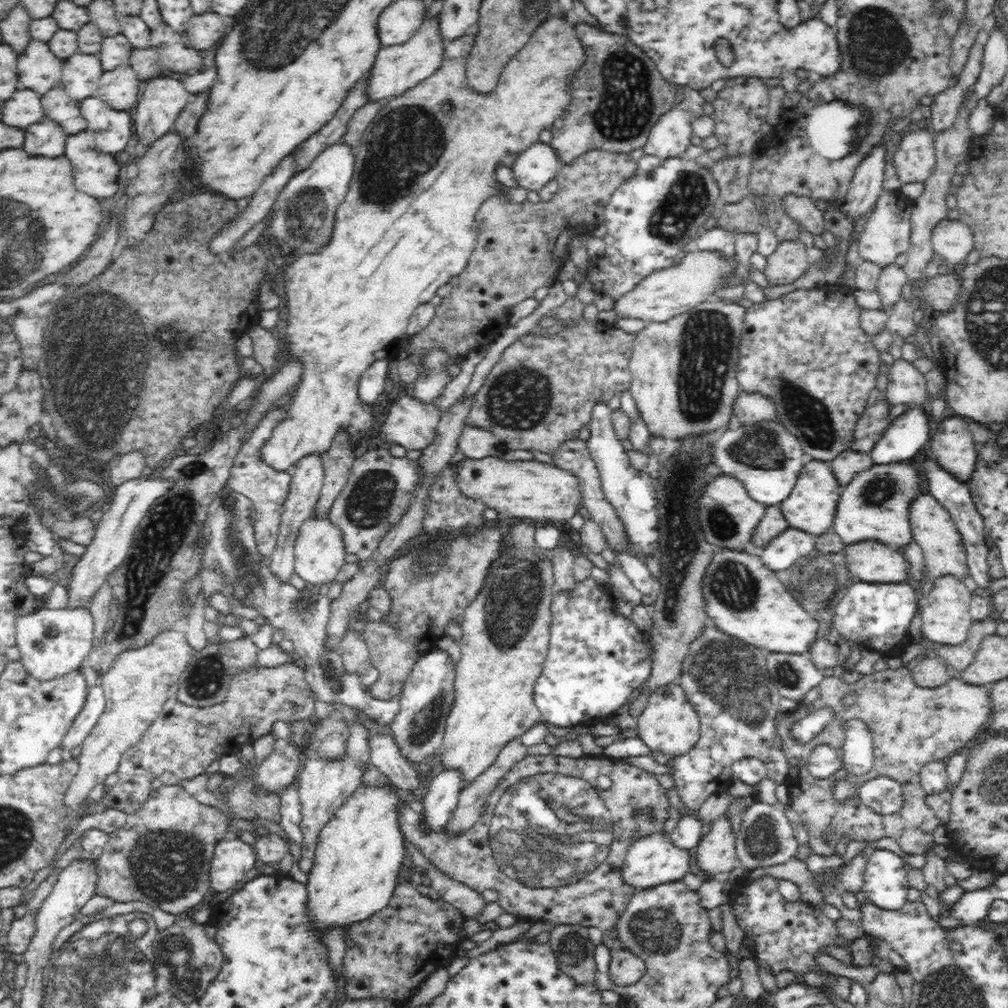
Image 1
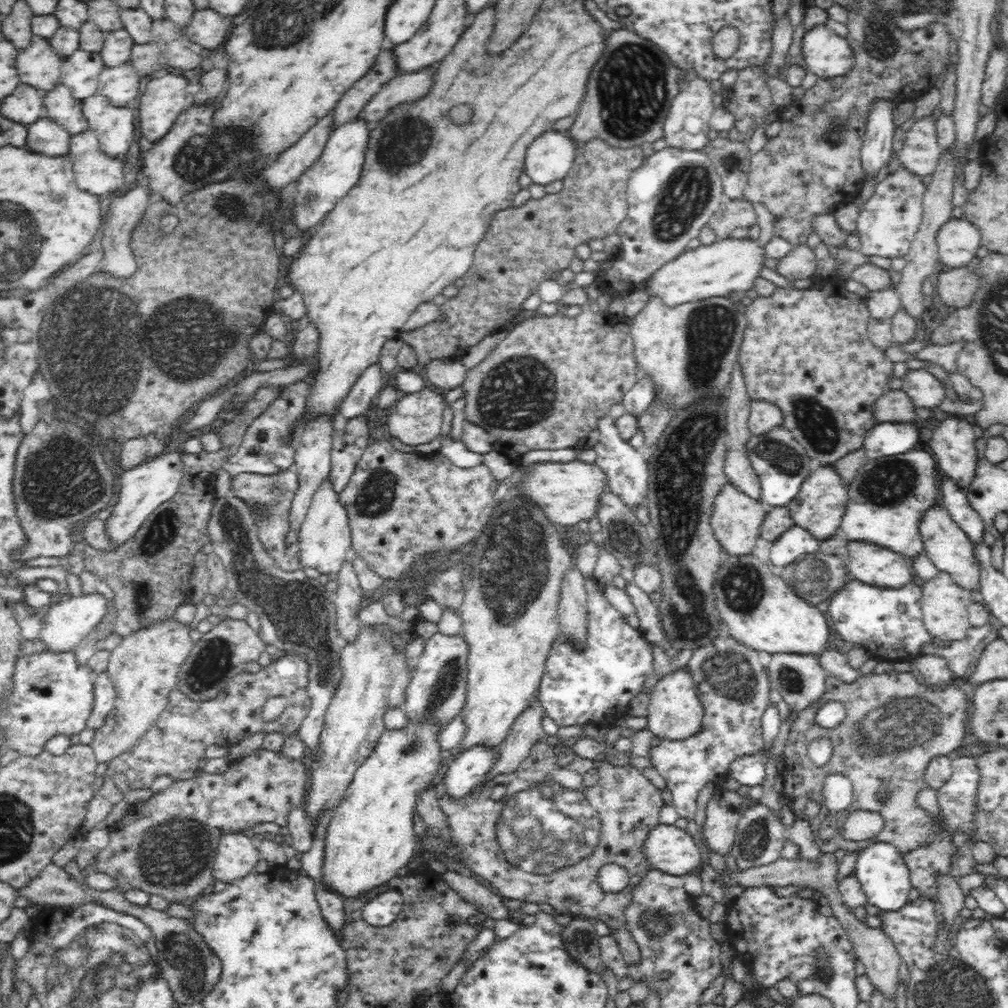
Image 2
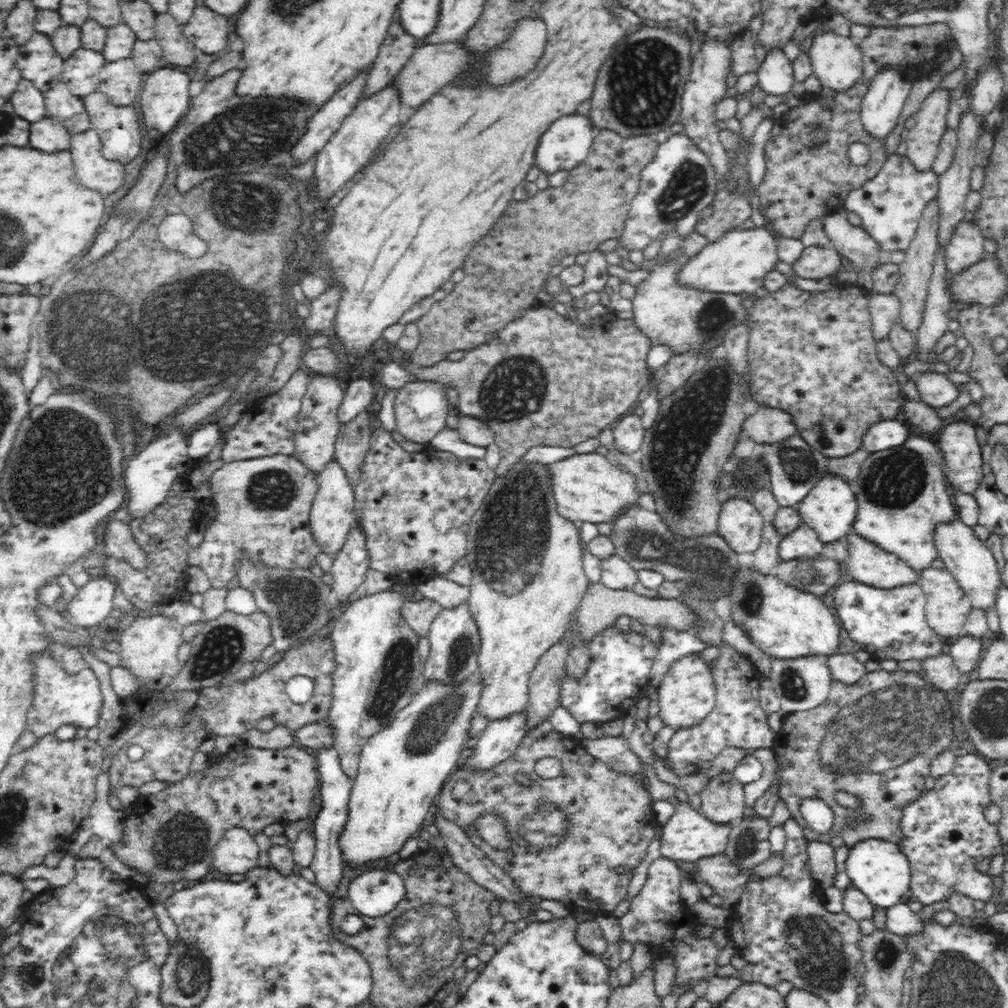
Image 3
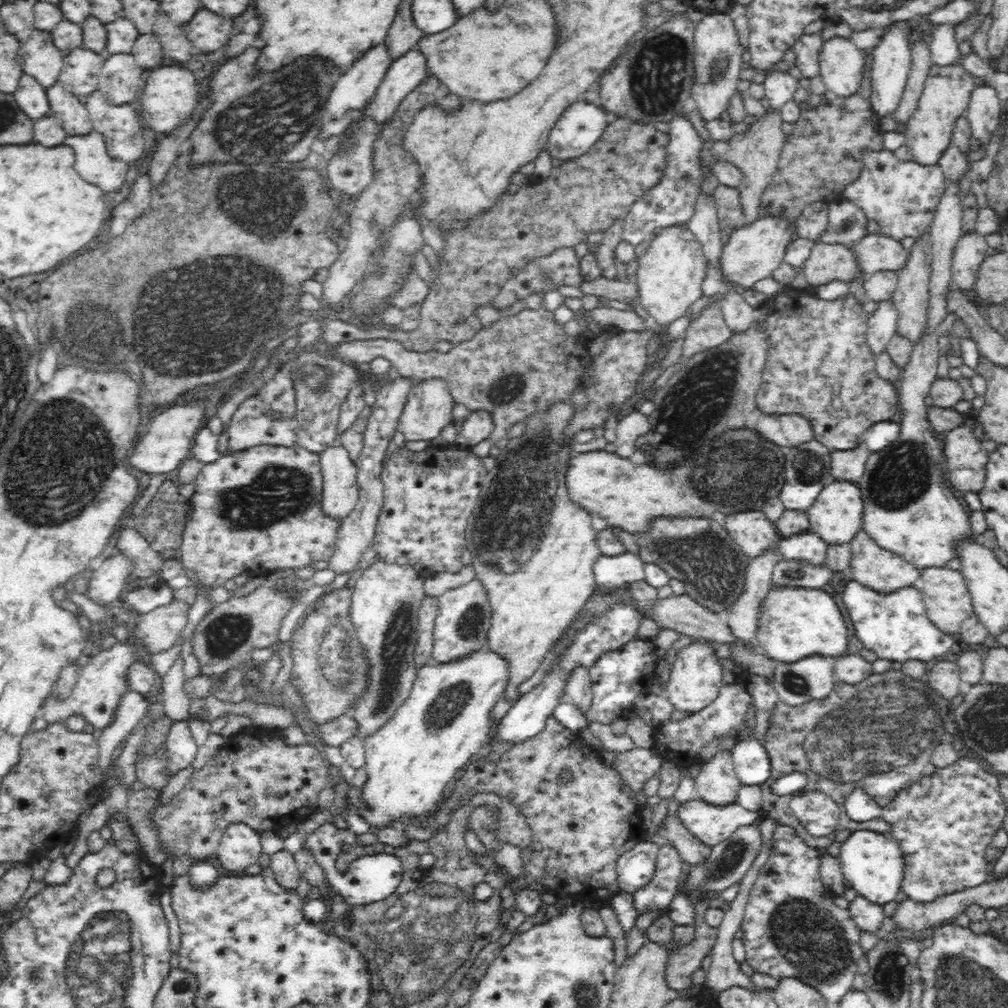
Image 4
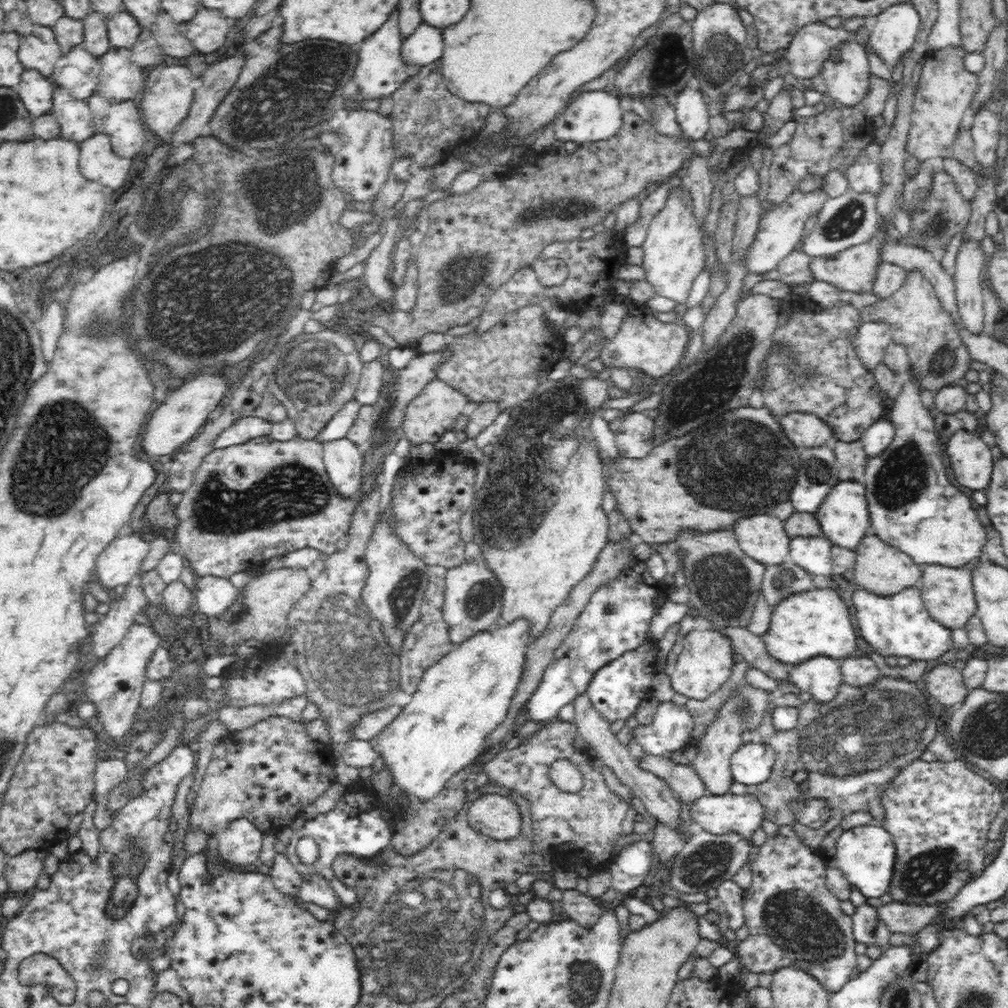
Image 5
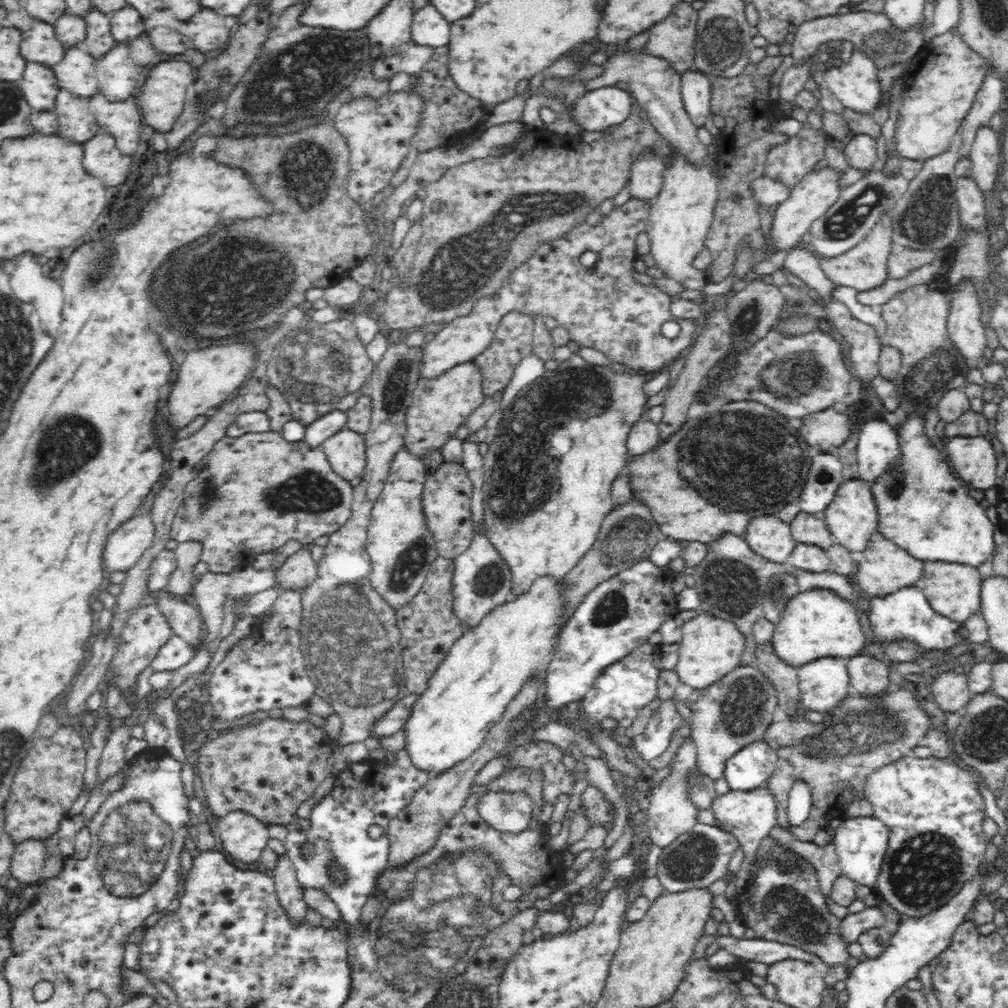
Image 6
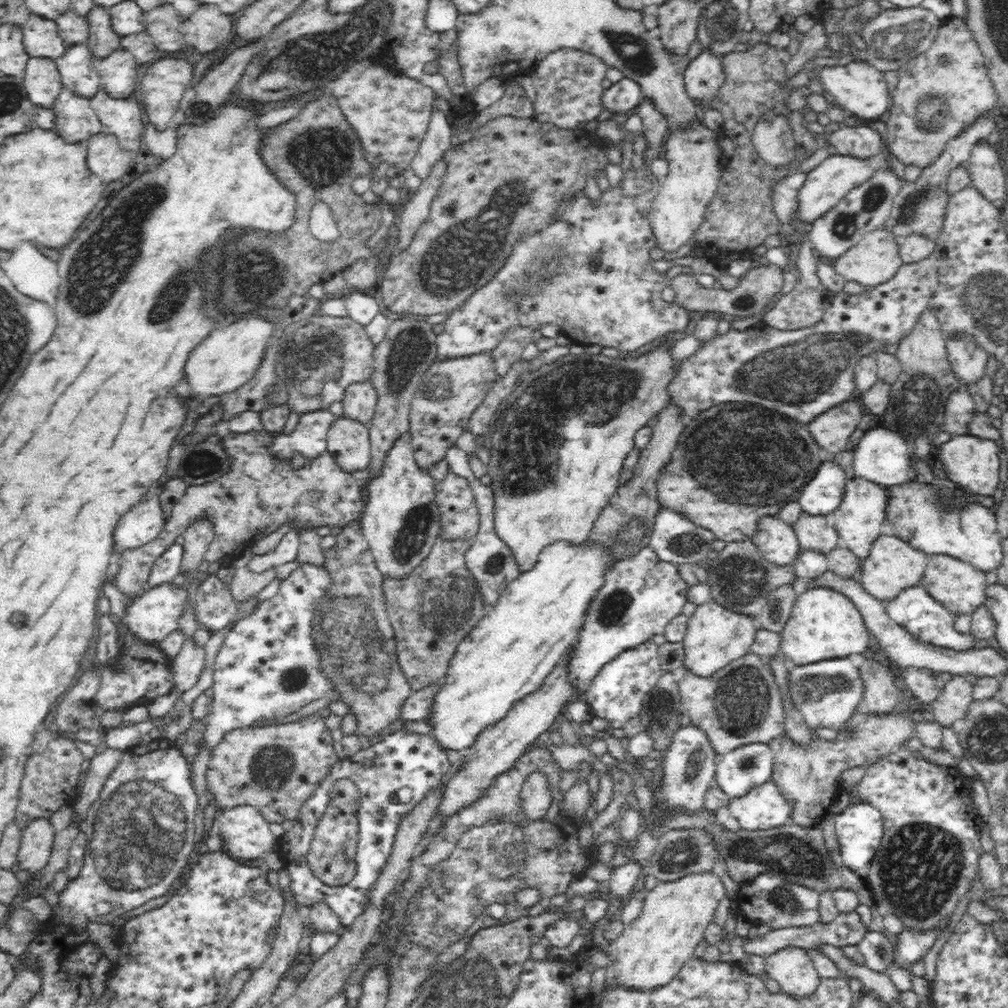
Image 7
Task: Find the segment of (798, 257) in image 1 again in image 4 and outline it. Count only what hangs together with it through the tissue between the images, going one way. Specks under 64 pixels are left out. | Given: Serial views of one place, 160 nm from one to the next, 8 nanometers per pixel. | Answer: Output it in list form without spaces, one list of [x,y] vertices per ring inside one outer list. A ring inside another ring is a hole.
[[[818,243],[812,248],[808,260],[802,266],[809,285],[830,284],[834,280],[854,282],[865,279],[858,266],[858,253],[845,244]]]

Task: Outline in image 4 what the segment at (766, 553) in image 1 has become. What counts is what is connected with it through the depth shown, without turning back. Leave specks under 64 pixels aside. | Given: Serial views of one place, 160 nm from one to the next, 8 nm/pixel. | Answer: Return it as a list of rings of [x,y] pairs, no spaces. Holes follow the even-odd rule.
[[[812,532],[784,537],[779,546],[783,559],[808,563],[812,567],[826,566],[829,551],[830,545]]]

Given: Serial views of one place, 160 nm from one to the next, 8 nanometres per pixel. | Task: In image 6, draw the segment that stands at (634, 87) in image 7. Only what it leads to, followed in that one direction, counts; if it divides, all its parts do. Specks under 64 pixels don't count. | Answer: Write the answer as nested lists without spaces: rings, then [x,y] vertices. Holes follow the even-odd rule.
[[[605,87],[588,92],[576,102],[572,119],[582,130],[602,132],[623,123],[631,114],[634,101],[630,92],[617,87]]]

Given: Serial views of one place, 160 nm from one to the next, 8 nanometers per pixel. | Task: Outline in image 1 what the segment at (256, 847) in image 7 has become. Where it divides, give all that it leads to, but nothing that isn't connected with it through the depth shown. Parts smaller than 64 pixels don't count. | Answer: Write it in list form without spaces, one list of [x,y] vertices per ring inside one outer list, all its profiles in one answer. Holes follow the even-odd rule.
[[[236,837],[219,840],[210,864],[210,886],[213,892],[230,891],[255,867],[256,851],[252,844]]]

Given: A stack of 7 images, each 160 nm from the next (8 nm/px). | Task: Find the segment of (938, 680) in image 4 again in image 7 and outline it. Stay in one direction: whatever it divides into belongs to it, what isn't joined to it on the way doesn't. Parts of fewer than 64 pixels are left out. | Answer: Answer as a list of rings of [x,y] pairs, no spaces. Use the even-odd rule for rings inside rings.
[[[953,675],[944,684],[942,694],[933,702],[934,720],[944,728],[956,727],[966,718],[968,708],[975,701],[972,679],[963,675]]]

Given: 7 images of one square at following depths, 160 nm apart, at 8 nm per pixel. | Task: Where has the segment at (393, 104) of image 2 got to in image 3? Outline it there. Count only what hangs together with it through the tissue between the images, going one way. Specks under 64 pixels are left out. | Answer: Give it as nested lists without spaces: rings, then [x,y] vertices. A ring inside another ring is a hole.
[[[531,15],[530,18],[518,18],[506,40],[482,54],[470,50],[464,39],[454,39],[452,42],[422,42],[395,78],[401,88],[402,104],[417,108],[450,85],[458,89],[476,89],[478,86],[500,88],[522,81],[544,57],[547,37],[546,22]]]

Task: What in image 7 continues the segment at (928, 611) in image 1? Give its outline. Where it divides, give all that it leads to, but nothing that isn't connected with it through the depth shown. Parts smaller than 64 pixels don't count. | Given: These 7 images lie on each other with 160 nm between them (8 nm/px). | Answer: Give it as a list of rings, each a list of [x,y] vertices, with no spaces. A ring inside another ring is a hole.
[[[932,554],[929,556],[928,566],[920,585],[934,600],[941,602],[950,612],[956,614],[970,614],[978,606],[986,602],[986,573],[977,570],[972,564],[963,562],[946,554]]]

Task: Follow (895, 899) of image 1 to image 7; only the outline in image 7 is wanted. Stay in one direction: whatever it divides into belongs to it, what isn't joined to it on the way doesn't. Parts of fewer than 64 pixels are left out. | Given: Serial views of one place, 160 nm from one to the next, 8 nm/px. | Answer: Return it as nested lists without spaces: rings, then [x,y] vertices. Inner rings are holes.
[[[862,801],[858,804],[849,804],[840,814],[831,816],[833,817],[835,836],[840,845],[839,859],[856,874],[864,877],[870,859],[879,847],[883,835],[882,813],[874,805]]]

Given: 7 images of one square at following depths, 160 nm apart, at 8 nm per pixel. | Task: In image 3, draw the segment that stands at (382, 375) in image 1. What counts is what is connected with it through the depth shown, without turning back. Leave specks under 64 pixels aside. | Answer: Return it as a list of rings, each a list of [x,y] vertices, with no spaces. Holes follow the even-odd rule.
[[[354,379],[348,382],[343,401],[337,410],[338,420],[344,425],[357,414],[367,410],[374,398],[373,383],[368,379]]]

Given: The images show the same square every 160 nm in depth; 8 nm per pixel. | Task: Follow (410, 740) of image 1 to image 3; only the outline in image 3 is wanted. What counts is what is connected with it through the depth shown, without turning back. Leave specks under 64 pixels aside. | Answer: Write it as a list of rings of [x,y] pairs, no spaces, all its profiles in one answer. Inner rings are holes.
[[[468,600],[450,608],[443,607],[438,612],[431,625],[428,642],[430,642],[430,651],[423,662],[423,678],[458,682],[478,672],[478,652],[481,648],[480,626],[472,617]]]

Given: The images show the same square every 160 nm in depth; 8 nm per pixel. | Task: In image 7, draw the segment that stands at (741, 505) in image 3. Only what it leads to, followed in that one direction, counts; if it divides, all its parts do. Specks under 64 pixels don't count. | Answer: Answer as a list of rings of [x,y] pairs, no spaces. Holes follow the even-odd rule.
[[[765,517],[750,540],[763,558],[775,566],[792,566],[802,551],[793,528],[775,517]]]

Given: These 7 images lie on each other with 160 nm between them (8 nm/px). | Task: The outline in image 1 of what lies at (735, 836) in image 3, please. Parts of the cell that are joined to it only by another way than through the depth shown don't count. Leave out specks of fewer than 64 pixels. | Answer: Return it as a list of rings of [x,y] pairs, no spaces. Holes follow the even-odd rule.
[[[757,800],[746,808],[746,812],[740,818],[738,836],[735,842],[740,867],[751,872],[753,869],[767,868],[794,857],[799,844],[795,839],[792,825],[785,815],[785,808],[786,805],[780,801],[776,804],[768,804],[761,800]]]

